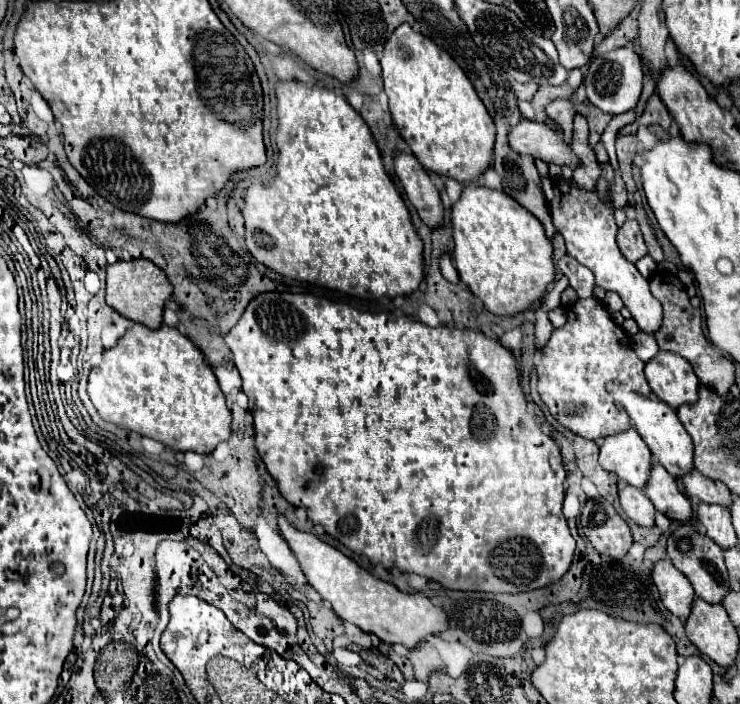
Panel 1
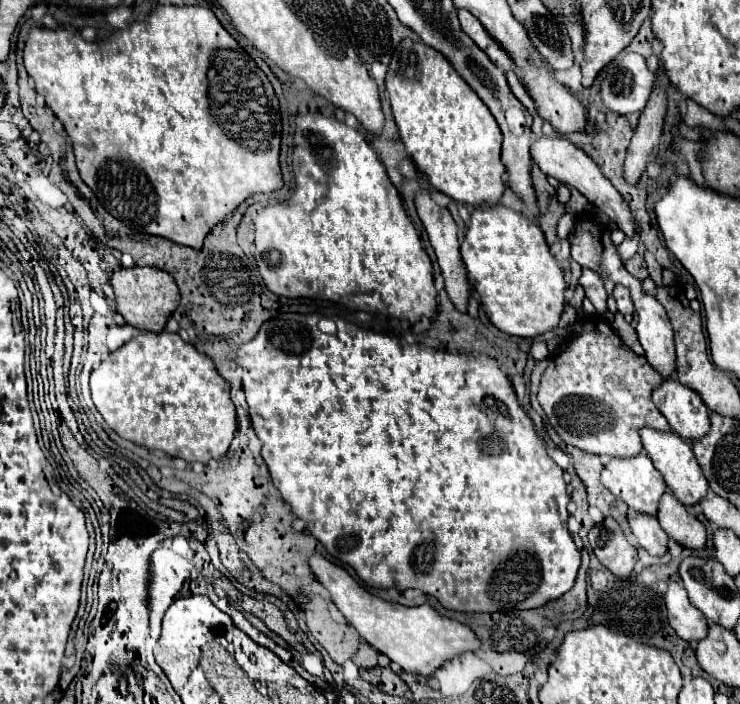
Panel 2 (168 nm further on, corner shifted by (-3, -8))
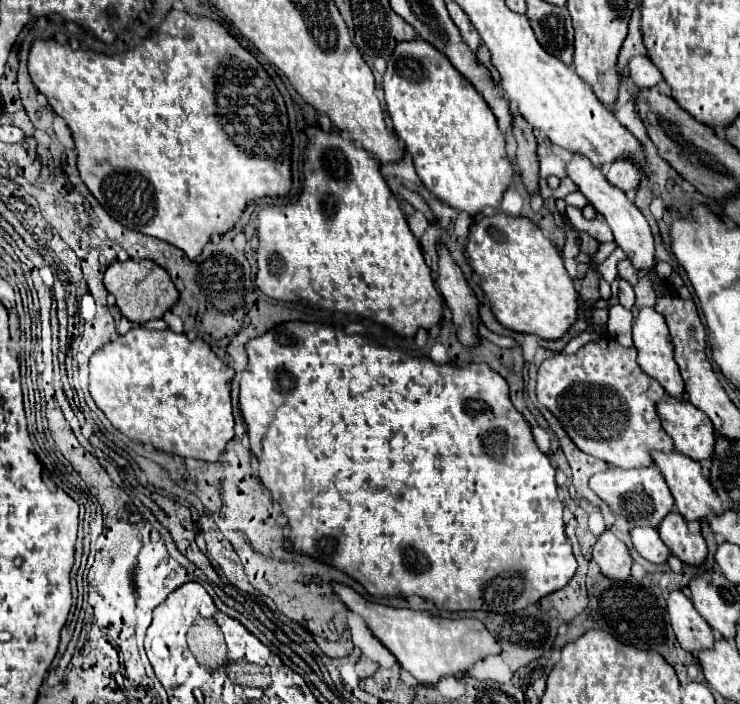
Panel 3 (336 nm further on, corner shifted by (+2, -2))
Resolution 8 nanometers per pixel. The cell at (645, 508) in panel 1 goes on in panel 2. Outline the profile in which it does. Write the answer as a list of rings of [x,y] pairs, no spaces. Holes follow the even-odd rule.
[[[630,510],[628,522],[630,522],[632,534],[638,538],[640,546],[648,550],[648,554],[660,556],[660,554],[664,554],[664,552],[668,550],[668,548],[666,548],[668,534],[662,530],[662,526],[658,524],[656,516]]]

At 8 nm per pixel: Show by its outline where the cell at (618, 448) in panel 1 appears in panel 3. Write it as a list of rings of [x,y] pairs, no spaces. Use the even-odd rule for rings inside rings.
[[[609,466],[603,474],[595,474],[589,486],[615,516],[625,518],[631,526],[651,526],[657,530],[663,518],[675,510],[675,500],[657,466],[635,470],[619,470],[615,466]]]

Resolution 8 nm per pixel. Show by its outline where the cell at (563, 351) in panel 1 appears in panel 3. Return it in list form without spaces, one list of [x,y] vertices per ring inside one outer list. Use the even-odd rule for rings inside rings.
[[[603,338],[595,344],[585,344],[577,354],[567,356],[559,354],[553,358],[547,358],[537,374],[537,398],[541,404],[545,404],[557,418],[563,422],[563,428],[567,434],[571,434],[571,440],[587,454],[605,460],[611,466],[617,468],[641,468],[651,466],[653,450],[661,452],[673,452],[671,438],[663,432],[659,416],[657,416],[657,402],[665,396],[663,386],[655,382],[655,378],[643,374],[639,370],[637,362],[637,350],[621,346],[615,338]]]

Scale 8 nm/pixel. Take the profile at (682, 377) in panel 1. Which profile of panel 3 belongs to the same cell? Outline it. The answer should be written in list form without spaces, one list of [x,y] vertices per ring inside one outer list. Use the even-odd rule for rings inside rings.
[[[665,396],[657,406],[663,430],[671,436],[675,450],[695,462],[707,462],[715,448],[715,430],[711,420],[691,406],[691,402]]]

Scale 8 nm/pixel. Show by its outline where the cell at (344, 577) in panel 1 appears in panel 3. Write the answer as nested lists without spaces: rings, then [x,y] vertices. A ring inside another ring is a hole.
[[[335,584],[335,592],[351,612],[363,616],[371,632],[383,642],[387,650],[391,650],[401,668],[407,670],[417,682],[425,686],[437,684],[445,676],[455,676],[455,678],[465,676],[475,662],[501,652],[501,646],[495,640],[495,636],[483,626],[483,622],[475,618],[447,620],[431,616],[429,612],[373,604],[367,602],[363,596],[359,596],[353,588],[341,584]]]

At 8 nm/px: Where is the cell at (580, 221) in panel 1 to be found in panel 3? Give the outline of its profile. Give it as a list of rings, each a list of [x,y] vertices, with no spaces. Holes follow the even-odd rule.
[[[643,308],[639,312],[639,316],[635,318],[633,342],[635,342],[635,348],[639,352],[639,356],[637,356],[639,368],[645,374],[649,374],[651,378],[655,378],[665,388],[665,392],[669,396],[683,398],[685,386],[683,386],[683,378],[679,374],[679,368],[675,364],[675,358],[673,358],[673,342],[671,342],[671,336],[669,336],[669,330],[667,330],[667,324],[665,324],[663,316],[655,308]]]

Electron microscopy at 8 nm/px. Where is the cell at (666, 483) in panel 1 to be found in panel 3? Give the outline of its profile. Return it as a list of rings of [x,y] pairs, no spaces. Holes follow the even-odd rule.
[[[669,514],[659,526],[659,536],[671,550],[671,554],[677,556],[681,562],[695,568],[703,566],[707,558],[707,544],[703,536],[695,536],[689,532],[687,522],[681,514]]]

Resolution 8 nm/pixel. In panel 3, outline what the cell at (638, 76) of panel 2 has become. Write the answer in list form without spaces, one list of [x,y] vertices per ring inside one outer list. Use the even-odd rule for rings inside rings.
[[[635,56],[629,60],[629,70],[631,70],[631,80],[639,88],[649,88],[657,86],[663,80],[663,74],[659,68],[647,58],[647,56]]]

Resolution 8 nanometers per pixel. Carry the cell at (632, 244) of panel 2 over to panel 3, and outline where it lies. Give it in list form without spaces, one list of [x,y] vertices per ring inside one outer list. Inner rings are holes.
[[[627,280],[619,282],[619,304],[625,306],[627,310],[631,310],[635,304],[635,294],[633,294],[633,288]]]

